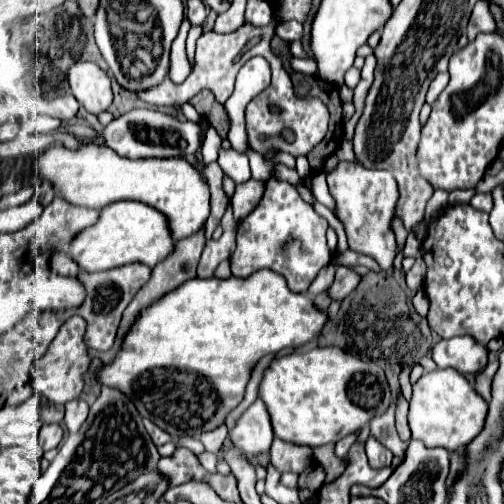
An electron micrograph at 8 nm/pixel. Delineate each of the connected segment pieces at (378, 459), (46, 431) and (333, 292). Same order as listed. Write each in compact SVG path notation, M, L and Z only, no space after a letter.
M374 436L366 440L366 456L372 468L384 468L392 462L392 452L386 446L382 446Z
M48 424L48 426L42 426L40 430L40 444L44 450L52 450L60 444L62 440L62 428L58 424Z
M344 266L336 268L336 278L328 288L330 300L336 302L336 300L342 300L344 296L348 296L356 288L356 282L360 282L360 276L356 272L352 272L350 268L344 268Z

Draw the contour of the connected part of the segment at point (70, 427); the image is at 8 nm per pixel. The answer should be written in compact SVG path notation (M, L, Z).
M72 400L66 406L66 416L64 416L64 426L68 432L76 432L80 424L84 424L88 416L88 404L84 400Z

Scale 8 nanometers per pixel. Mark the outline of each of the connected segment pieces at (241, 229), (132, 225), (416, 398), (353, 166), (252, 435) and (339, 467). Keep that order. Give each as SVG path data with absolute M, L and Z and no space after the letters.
M270 178L260 204L238 224L230 270L234 276L248 278L260 268L270 268L286 278L292 292L306 292L320 268L328 266L332 260L332 252L326 246L326 228L328 222L300 198L290 182Z
M122 200L100 208L96 224L76 234L72 242L68 242L66 254L80 266L80 270L100 272L124 266L128 262L144 262L146 266L156 266L156 262L172 252L172 246L174 240L168 234L168 222L164 222L164 214L156 214L156 210L144 206L142 202Z
M432 370L412 384L412 400L408 410L408 426L412 438L422 440L428 448L442 446L450 452L468 446L482 430L488 414L486 400L480 398L474 386L456 370Z
M340 162L334 172L328 174L328 190L336 202L336 218L342 222L348 246L354 252L372 256L382 270L392 268L396 256L396 240L390 230L396 206L396 180L386 170L366 170L358 162Z
M256 400L234 424L228 432L232 444L240 448L246 456L258 456L270 450L274 440L268 412L264 410L264 402Z
M324 444L324 446L312 448L312 458L314 458L314 464L318 464L326 472L324 484L334 482L346 468L346 460L338 458L334 454L334 444Z

